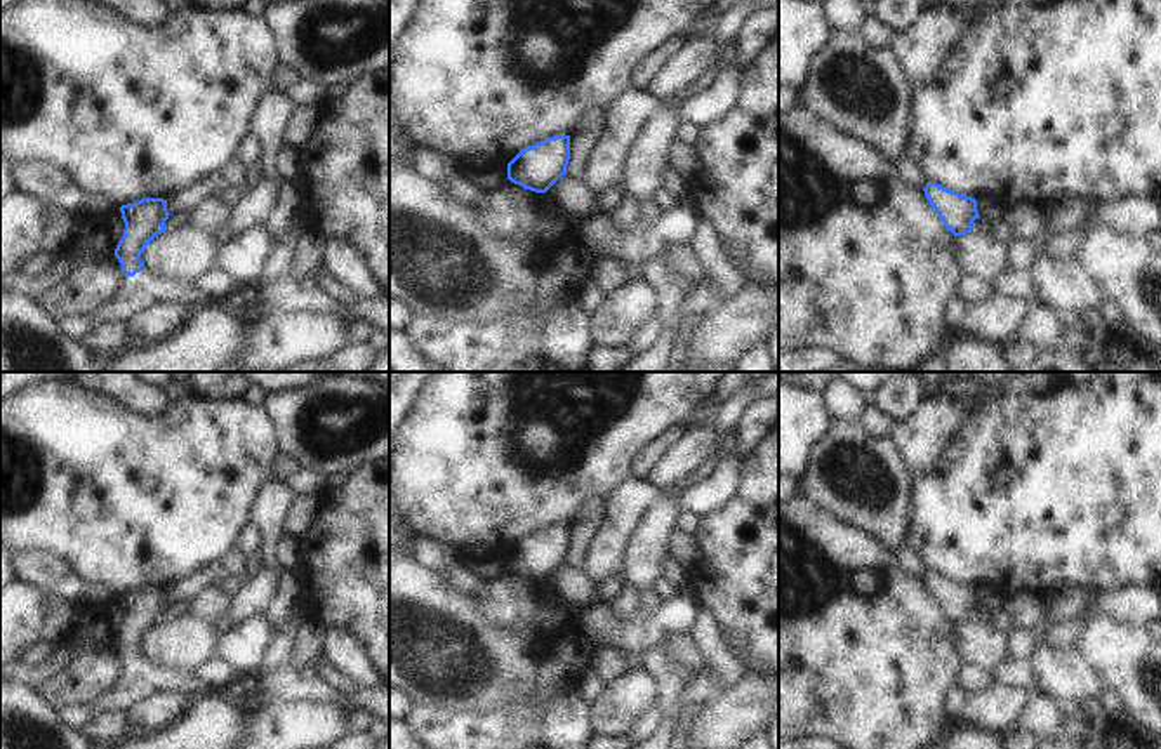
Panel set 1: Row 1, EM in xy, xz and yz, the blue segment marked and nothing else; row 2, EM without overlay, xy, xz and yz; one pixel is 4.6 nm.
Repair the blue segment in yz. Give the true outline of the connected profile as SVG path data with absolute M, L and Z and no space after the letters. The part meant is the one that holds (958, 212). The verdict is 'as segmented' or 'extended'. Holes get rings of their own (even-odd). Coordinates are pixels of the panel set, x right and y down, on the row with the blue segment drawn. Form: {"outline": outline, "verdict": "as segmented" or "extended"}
{"outline": "M926 182L923 191L947 231L951 231L954 236L973 231L972 224L980 217L975 198L959 195L937 182Z", "verdict": "as segmented"}

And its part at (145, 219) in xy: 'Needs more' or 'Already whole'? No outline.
Needs more.

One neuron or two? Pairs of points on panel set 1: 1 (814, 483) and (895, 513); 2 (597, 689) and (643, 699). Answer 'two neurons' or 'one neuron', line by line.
1: one neuron
2: two neurons

